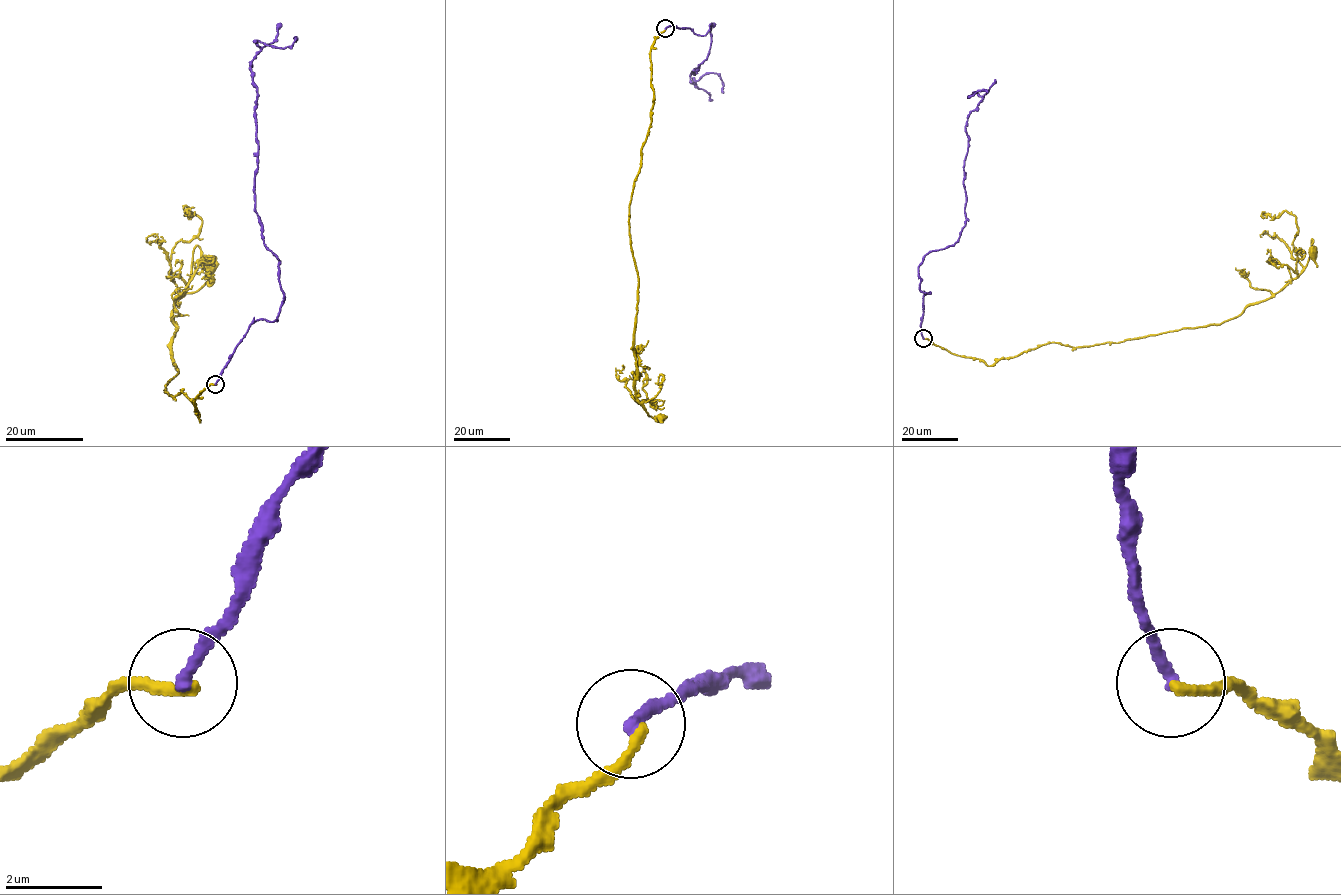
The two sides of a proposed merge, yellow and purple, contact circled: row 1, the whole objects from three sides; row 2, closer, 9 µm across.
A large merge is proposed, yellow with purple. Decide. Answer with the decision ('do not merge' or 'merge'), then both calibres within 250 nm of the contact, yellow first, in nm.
do not merge; calibres 240 and 260 nm

